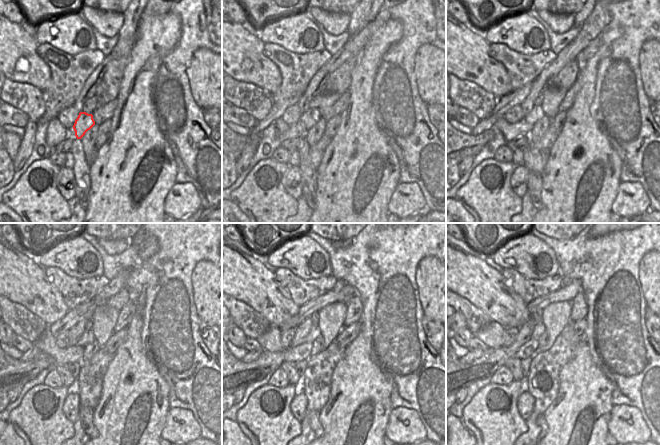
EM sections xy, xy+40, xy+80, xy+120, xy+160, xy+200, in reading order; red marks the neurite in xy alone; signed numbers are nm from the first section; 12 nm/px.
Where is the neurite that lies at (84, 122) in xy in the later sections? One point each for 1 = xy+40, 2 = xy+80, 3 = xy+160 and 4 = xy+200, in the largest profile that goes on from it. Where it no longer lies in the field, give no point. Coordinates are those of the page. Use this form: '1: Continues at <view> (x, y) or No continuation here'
1: Continues at xy+40 (312, 116)
2: Continues at xy+80 (536, 114)
3: Continues at xy+160 (314, 332)
4: Continues at xy+200 (539, 328)

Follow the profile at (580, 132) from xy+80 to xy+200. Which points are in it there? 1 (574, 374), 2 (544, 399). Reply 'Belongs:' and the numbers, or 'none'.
Belongs: 1

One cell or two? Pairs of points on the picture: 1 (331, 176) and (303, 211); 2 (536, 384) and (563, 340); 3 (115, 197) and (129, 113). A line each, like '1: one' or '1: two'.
1: two
2: one
3: one

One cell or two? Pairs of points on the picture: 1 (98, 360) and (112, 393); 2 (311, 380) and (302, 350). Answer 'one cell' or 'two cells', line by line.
1: two cells
2: two cells

